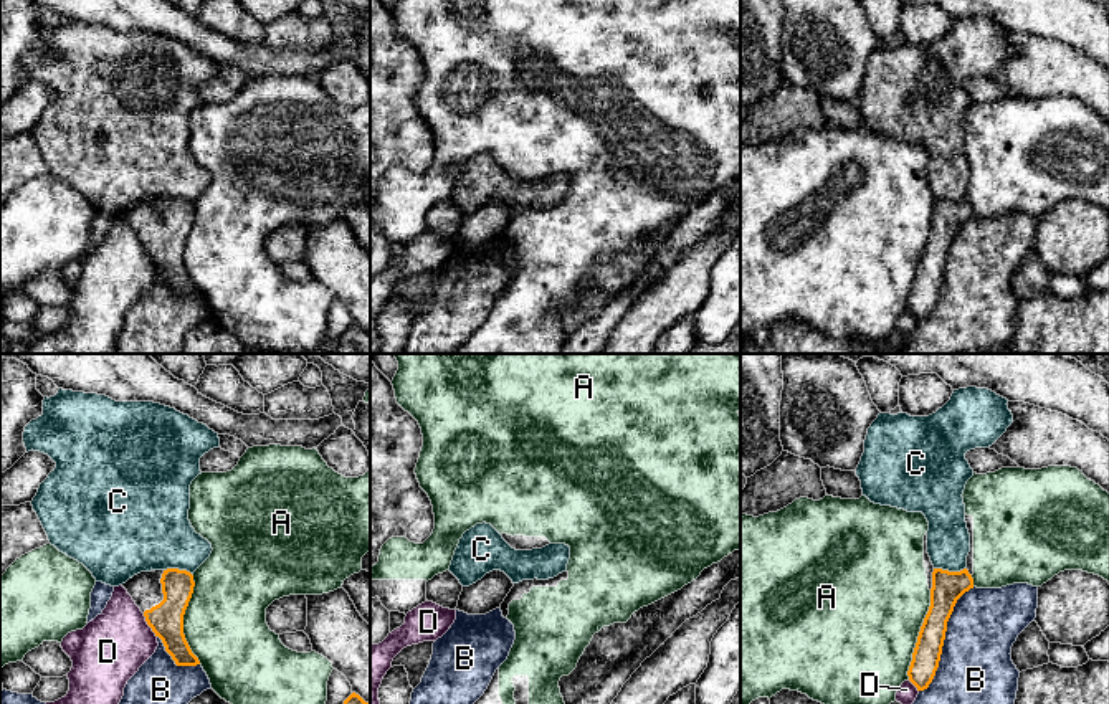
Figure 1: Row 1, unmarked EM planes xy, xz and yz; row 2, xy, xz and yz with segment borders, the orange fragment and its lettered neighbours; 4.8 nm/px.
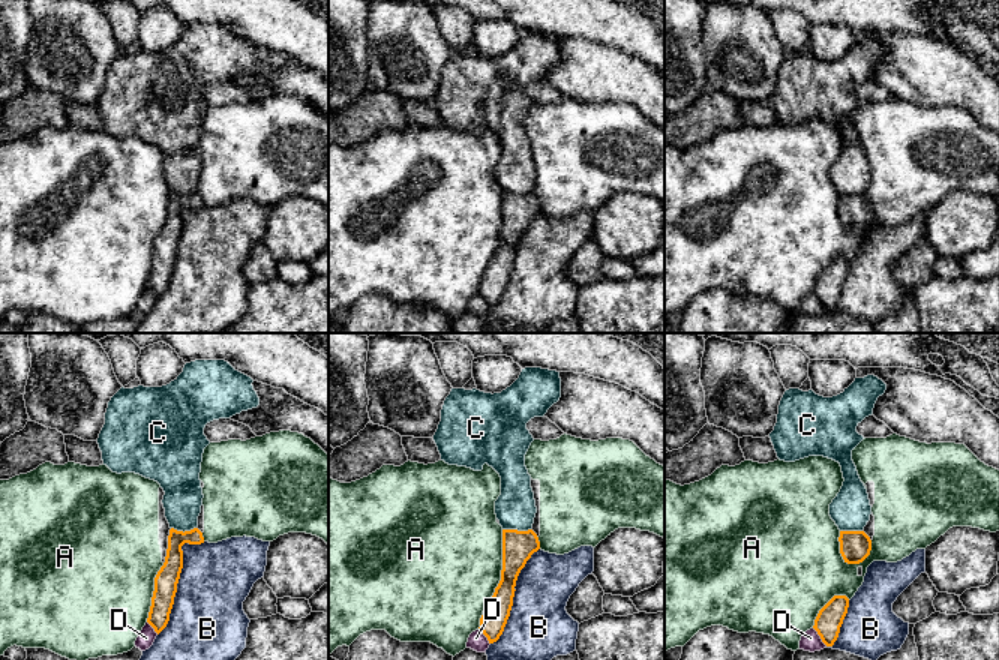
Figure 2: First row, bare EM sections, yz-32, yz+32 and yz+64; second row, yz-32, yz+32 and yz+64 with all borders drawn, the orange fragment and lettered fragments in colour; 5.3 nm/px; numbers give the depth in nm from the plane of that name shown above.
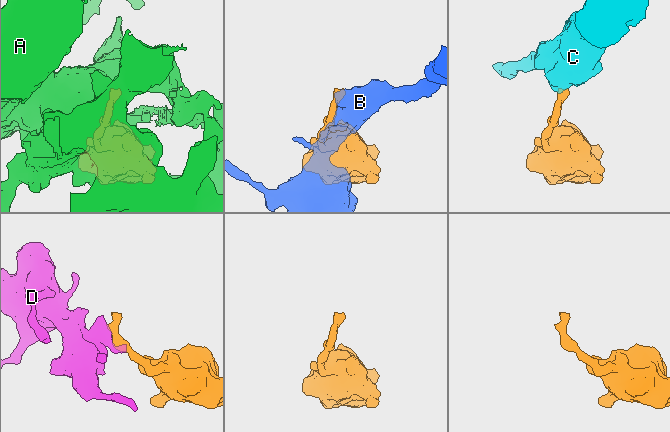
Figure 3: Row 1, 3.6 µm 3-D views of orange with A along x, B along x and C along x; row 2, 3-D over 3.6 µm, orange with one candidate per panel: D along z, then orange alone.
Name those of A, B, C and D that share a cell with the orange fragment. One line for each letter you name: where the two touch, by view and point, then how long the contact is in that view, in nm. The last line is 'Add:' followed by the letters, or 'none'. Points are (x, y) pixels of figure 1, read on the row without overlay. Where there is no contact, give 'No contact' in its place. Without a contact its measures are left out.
Add: none

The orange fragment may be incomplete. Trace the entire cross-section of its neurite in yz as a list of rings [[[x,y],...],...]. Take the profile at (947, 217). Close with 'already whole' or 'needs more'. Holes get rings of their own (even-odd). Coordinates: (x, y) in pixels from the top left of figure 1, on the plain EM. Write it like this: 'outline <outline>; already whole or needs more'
outline [[[934,198],[931,236],[921,256],[907,301],[909,311],[917,321],[927,319],[932,312],[942,284],[947,251],[957,230],[970,218],[973,218],[973,208],[967,198],[960,202]]]; already whole

